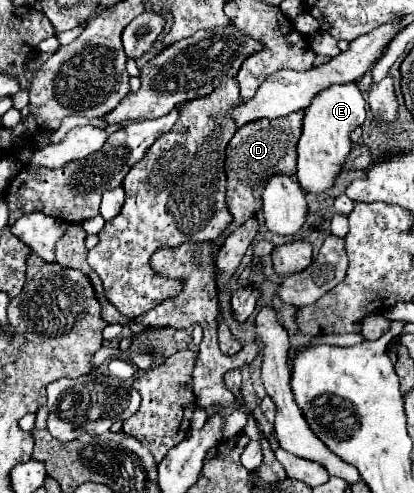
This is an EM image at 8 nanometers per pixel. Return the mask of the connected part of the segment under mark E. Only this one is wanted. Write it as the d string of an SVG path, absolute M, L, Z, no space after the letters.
M355 82L351 86L329 86L313 98L311 106L305 110L303 134L297 144L297 178L305 192L319 196L335 186L345 158L351 152L351 132L365 122L365 106L367 104Z

